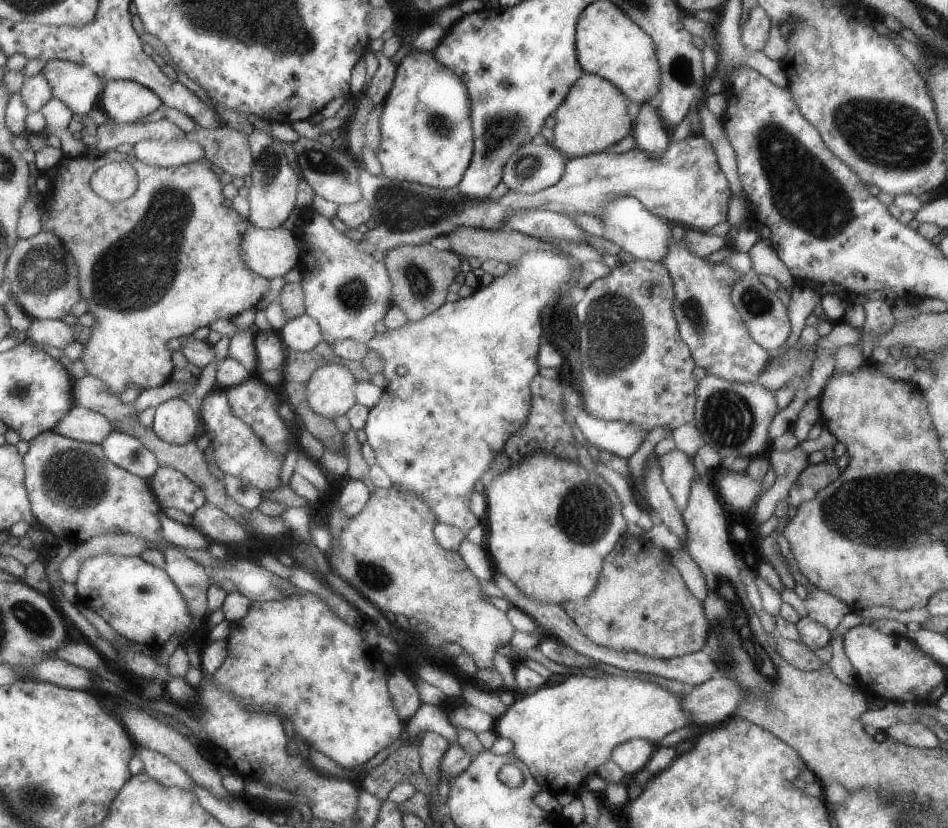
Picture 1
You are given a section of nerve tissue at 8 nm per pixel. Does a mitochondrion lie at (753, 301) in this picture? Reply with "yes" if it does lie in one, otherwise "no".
yes

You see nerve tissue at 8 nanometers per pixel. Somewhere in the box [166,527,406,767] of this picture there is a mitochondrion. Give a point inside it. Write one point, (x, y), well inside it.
(372, 577)

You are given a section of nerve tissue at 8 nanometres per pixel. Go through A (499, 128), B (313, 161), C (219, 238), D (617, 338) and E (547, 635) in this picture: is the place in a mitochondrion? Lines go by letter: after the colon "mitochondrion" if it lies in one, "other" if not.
A: mitochondrion
B: mitochondrion
C: other
D: mitochondrion
E: other

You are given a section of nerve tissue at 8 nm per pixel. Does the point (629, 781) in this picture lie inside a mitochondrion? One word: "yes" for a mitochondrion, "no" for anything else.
no

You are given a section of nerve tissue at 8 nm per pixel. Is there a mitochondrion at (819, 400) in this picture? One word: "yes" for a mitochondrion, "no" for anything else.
no

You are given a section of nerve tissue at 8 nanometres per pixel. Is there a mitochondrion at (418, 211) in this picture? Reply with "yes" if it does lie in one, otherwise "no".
yes

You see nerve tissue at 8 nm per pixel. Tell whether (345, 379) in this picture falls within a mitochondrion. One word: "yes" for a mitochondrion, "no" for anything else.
no

